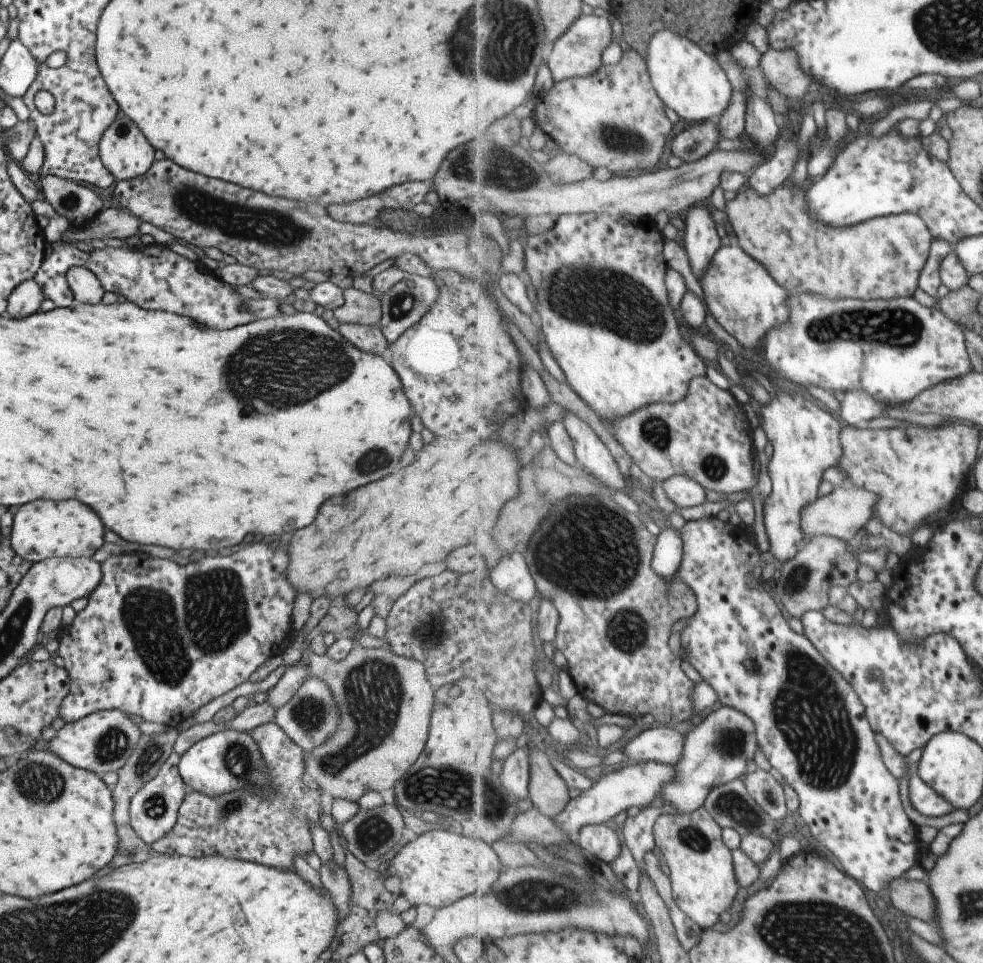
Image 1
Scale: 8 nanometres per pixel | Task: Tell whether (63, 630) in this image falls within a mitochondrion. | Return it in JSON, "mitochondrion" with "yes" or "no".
{"mitochondrion":"no"}

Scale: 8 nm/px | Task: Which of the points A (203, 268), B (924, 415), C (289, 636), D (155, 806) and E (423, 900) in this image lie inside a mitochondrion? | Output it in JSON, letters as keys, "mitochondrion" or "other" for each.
{"A":"other","B":"other","C":"other","D":"mitochondrion","E":"other"}

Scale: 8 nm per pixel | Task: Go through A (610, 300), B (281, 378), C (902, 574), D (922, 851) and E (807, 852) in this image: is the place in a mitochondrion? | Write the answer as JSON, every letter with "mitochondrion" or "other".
{"A":"mitochondrion","B":"mitochondrion","C":"other","D":"other","E":"other"}

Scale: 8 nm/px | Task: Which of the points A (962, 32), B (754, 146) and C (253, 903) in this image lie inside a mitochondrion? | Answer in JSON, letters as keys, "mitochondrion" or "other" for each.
{"A":"mitochondrion","B":"other","C":"other"}

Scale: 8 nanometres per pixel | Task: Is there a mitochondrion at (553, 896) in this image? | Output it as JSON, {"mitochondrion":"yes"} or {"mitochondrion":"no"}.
{"mitochondrion":"yes"}

